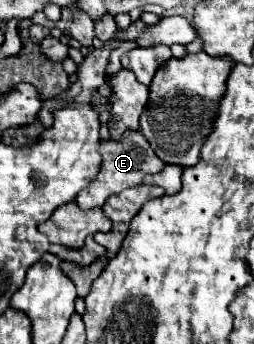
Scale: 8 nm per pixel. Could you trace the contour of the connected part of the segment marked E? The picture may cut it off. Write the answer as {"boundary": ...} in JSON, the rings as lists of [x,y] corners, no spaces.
{"boundary":[[[124,132],[118,142],[116,140],[104,140],[100,146],[100,154],[102,154],[102,166],[100,166],[96,178],[76,198],[80,208],[102,206],[108,196],[118,194],[126,188],[140,186],[146,174],[156,174],[164,168],[164,162],[154,154],[152,146],[148,144],[148,140],[140,132]]]}

